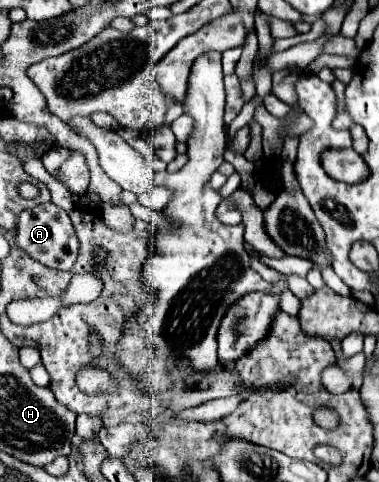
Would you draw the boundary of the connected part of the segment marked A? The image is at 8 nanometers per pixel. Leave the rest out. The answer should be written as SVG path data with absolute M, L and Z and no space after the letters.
M46 202L40 206L34 206L30 210L20 212L18 226L16 226L16 246L24 250L30 258L38 260L40 264L56 270L70 270L78 256L78 240L74 226L70 222L70 216L66 210L56 206L54 202Z

